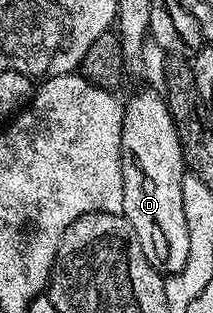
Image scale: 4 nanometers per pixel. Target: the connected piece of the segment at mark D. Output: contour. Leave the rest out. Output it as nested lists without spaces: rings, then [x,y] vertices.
[[[143,88],[132,99],[124,102],[122,120],[122,213],[124,219],[134,228],[142,252],[152,267],[165,276],[177,274],[190,256],[190,228],[186,228],[186,212],[182,209],[182,180],[186,173],[184,153],[174,120],[168,111],[164,95]]]

